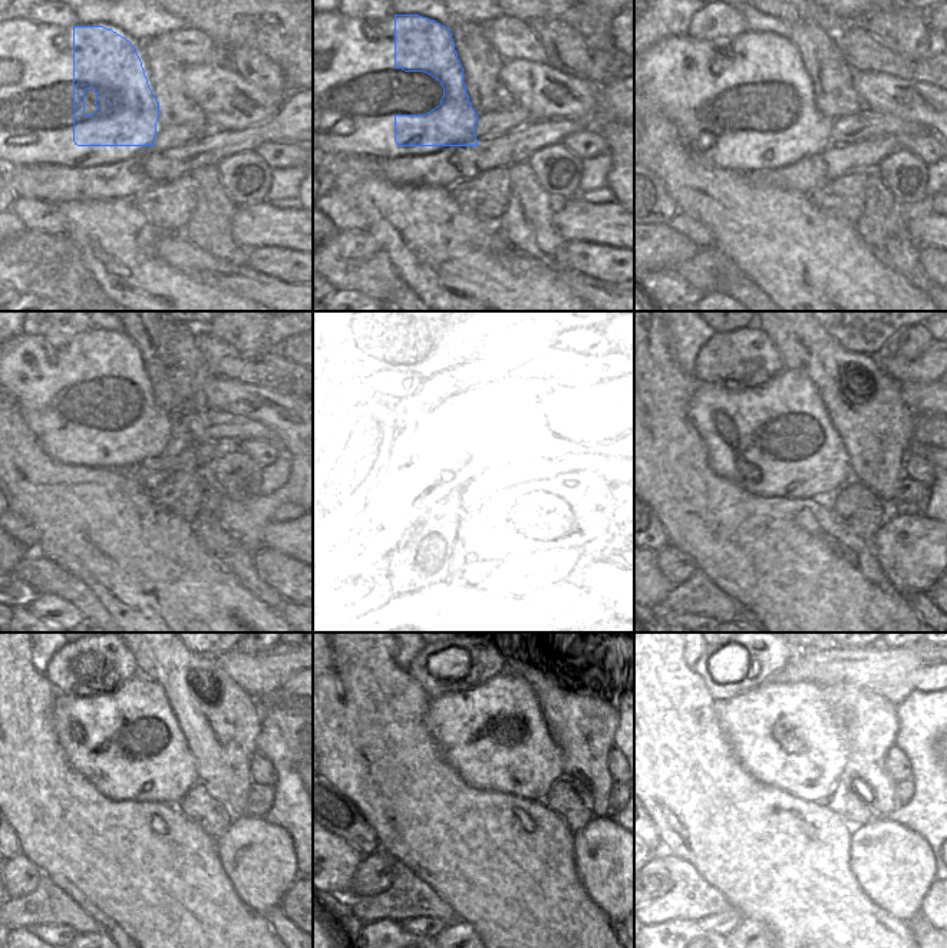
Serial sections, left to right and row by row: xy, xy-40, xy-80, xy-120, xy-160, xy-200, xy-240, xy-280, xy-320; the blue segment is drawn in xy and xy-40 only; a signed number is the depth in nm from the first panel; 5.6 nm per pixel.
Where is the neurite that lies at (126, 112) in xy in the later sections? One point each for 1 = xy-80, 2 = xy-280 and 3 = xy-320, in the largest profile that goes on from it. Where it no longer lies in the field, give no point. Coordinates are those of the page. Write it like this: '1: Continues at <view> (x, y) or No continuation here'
1: Continues at xy-80 (742, 45)
2: Continues at xy-280 (456, 730)
3: Continues at xy-320 (787, 735).

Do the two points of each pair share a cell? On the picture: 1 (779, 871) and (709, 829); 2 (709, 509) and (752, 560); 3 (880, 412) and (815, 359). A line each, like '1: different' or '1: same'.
1: same
2: same
3: same

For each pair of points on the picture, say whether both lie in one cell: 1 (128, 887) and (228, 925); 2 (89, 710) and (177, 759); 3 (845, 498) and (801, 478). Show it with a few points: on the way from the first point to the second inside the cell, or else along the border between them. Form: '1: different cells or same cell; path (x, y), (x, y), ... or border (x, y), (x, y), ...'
1: same cell; path (152, 889), (188, 925), (204, 925)
2: same cell; path (118, 709), (157, 713), (167, 720), (172, 730)
3: different cells; border (850, 478), (820, 501)

